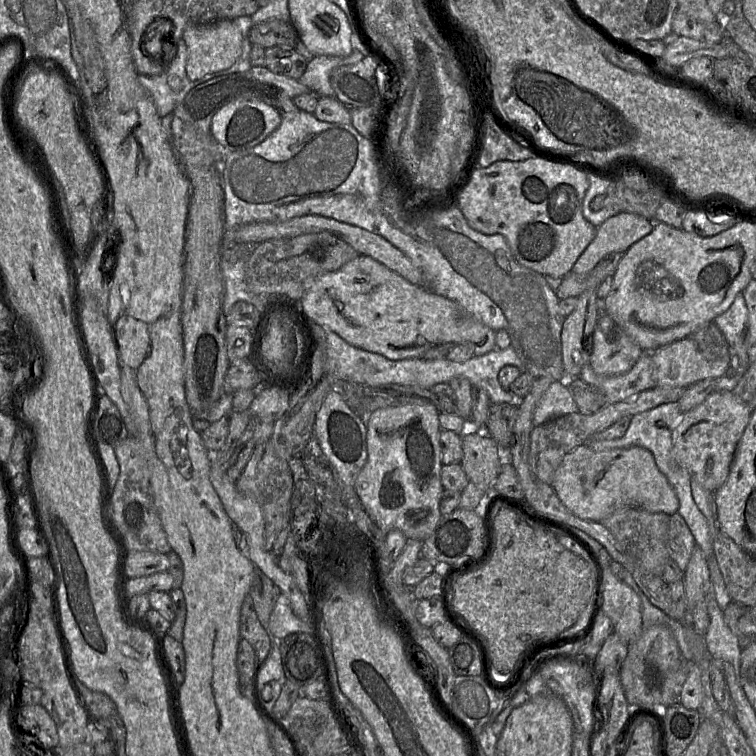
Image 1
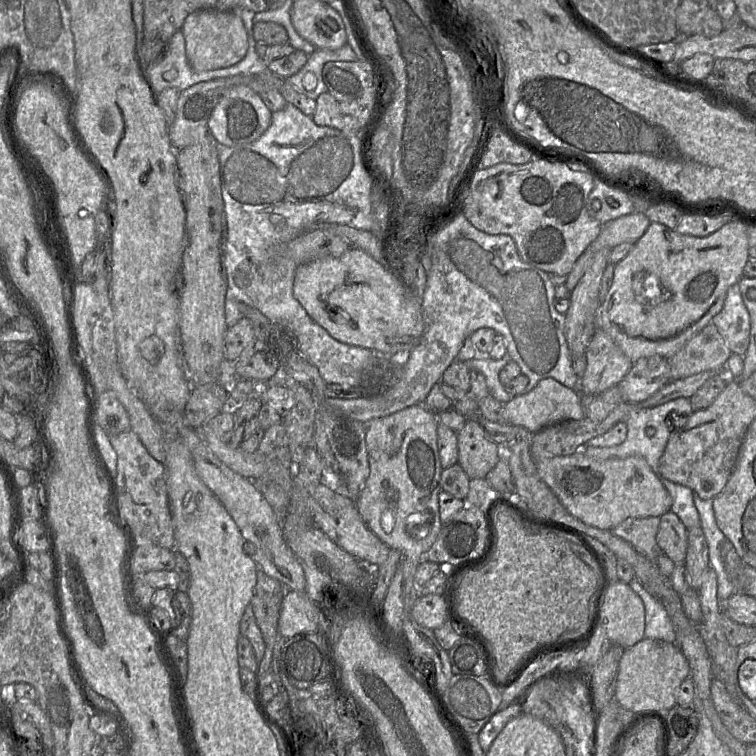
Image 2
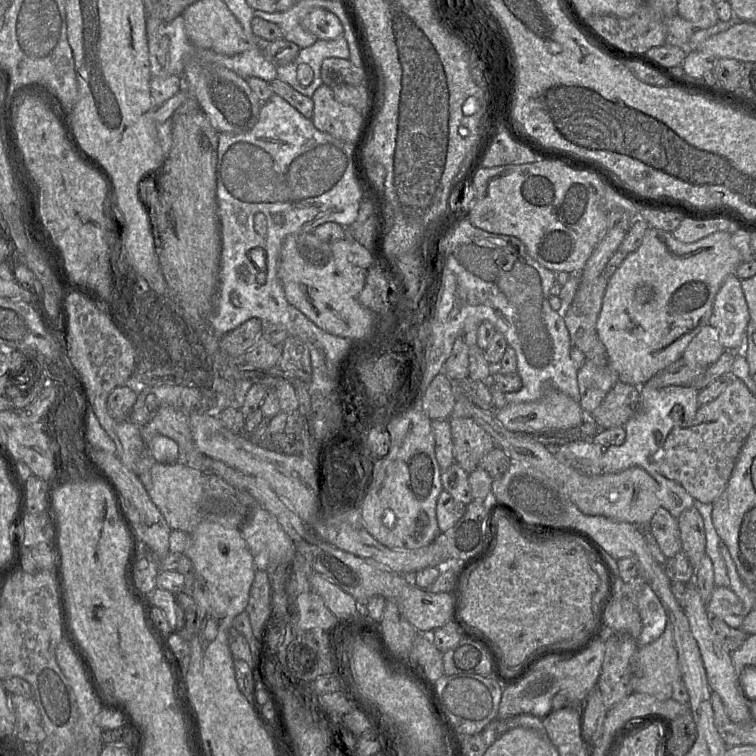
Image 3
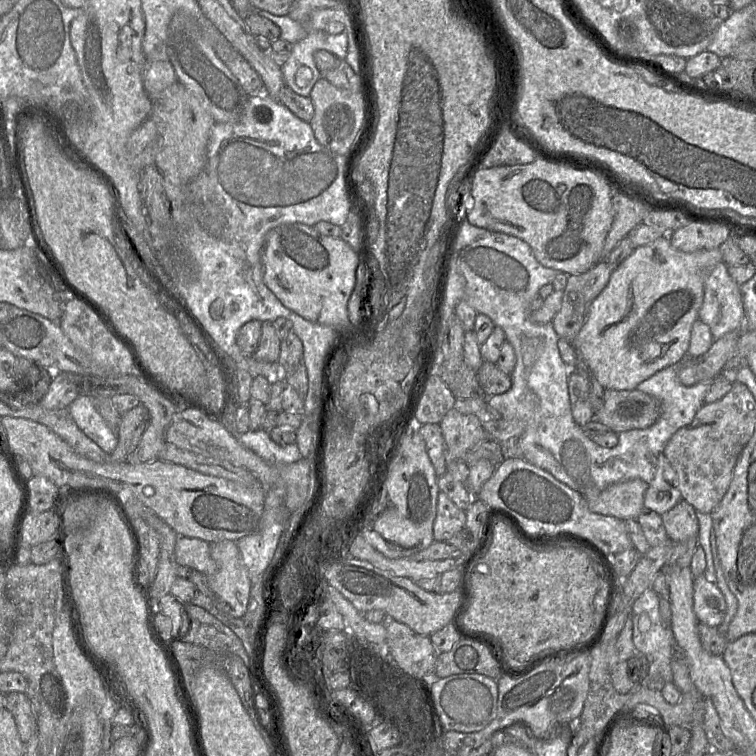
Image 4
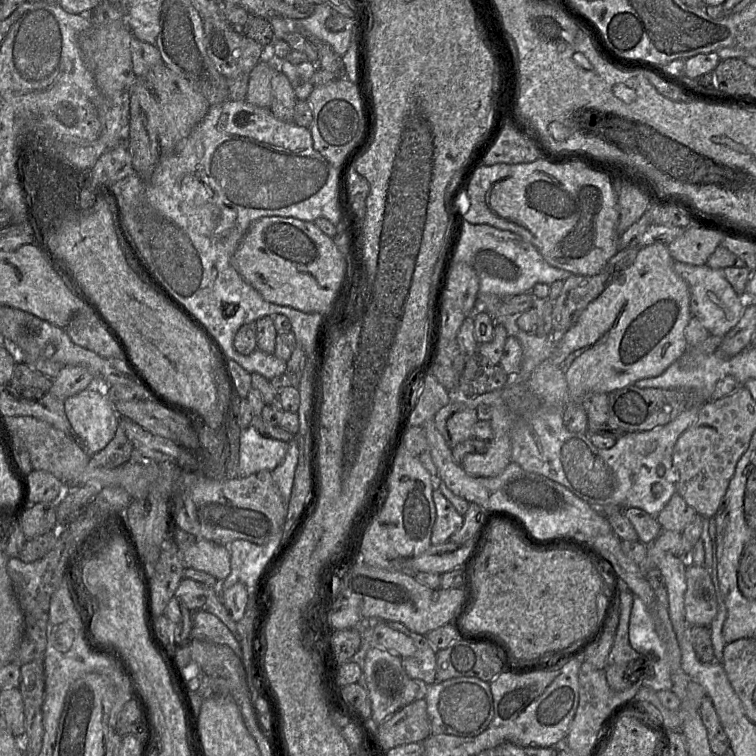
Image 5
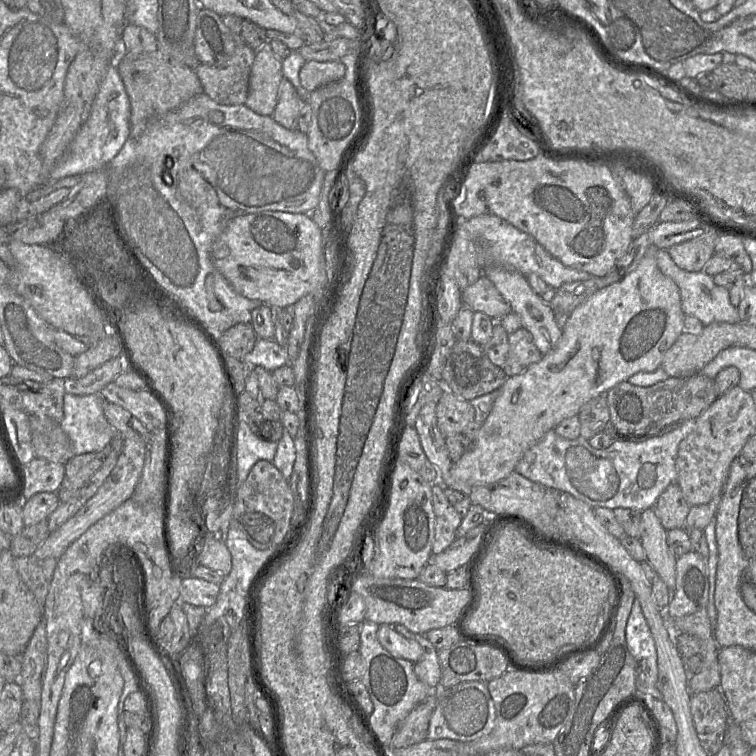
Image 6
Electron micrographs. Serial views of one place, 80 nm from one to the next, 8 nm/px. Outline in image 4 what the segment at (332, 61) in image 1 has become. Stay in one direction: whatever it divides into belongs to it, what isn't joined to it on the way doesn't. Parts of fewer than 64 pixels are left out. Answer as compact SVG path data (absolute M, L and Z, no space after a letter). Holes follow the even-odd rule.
M345 30L331 35L325 31L310 32L304 39L293 44L287 60L281 66L286 86L296 94L310 97L315 83L322 77L313 55L318 50L326 50L339 59L347 54L348 38Z

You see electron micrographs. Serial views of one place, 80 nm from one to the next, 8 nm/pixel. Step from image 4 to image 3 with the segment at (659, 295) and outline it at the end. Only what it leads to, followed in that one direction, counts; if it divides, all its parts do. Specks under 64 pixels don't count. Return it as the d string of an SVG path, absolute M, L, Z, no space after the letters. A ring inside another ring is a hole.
M649 228L639 248L628 254L621 265L608 281L603 296L601 310L597 319L596 329L600 341L606 349L608 364L616 373L618 381L629 385L641 387L655 374L668 365L682 359L683 353L691 340L705 325L709 325L709 319L713 311L714 298L730 274L735 274L736 268L742 263L738 249L731 242L731 234L726 231L715 232L693 243L683 243L673 237L672 233L663 230Z

